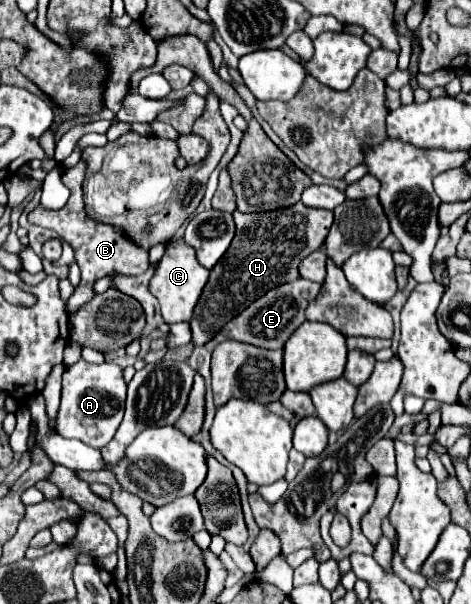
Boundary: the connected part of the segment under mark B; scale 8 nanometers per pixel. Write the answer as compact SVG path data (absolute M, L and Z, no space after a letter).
M80 159L78 165L74 165L74 167L70 167L62 173L62 183L70 189L70 199L62 209L48 211L44 207L36 207L28 215L30 223L42 225L46 229L52 229L52 231L60 233L60 237L74 249L74 257L76 257L76 263L80 265L82 279L78 283L76 291L72 293L72 297L68 299L68 313L74 313L76 309L80 309L84 303L88 303L96 295L94 293L94 283L100 277L106 277L112 271L118 271L122 275L140 275L150 267L148 251L144 247L138 247L138 243L134 243L134 239L126 239L126 235L122 235L122 231L118 231L118 227L110 227L106 223L92 221L86 215L84 199L82 199L82 183L84 183L86 167L88 167L88 163L84 159Z

